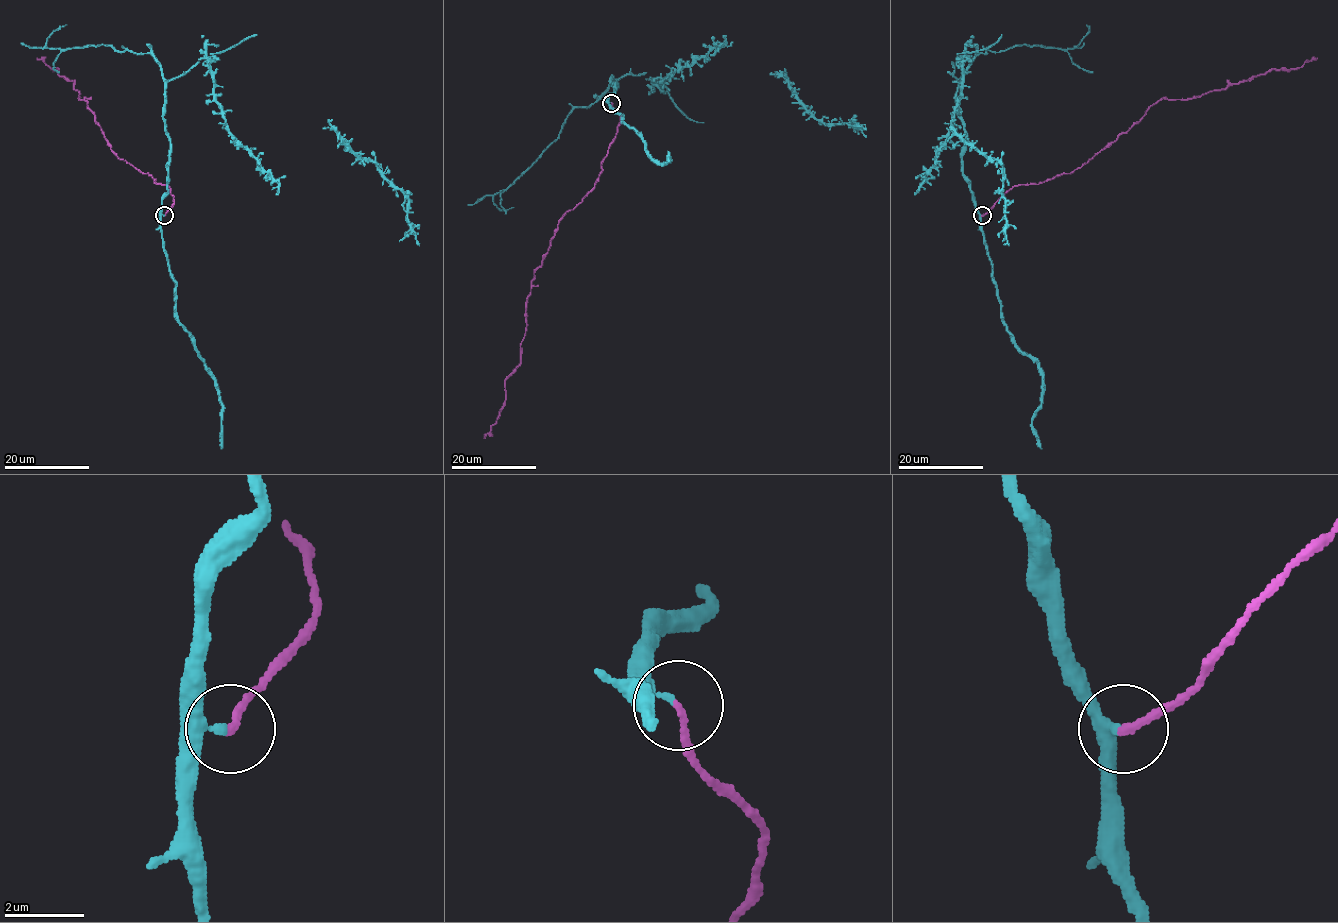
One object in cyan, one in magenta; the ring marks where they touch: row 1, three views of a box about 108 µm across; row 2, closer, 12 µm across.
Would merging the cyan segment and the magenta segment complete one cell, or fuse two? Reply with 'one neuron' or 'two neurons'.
one neuron

